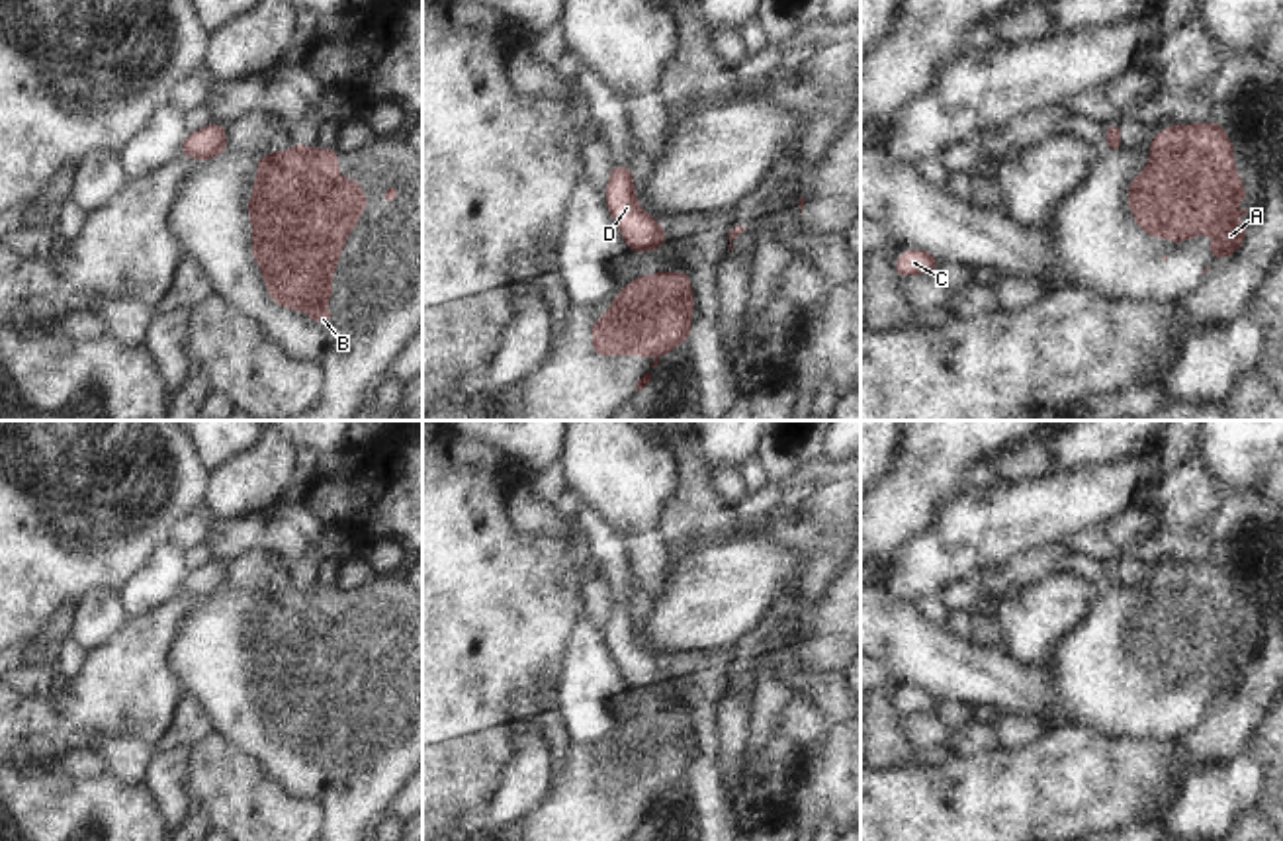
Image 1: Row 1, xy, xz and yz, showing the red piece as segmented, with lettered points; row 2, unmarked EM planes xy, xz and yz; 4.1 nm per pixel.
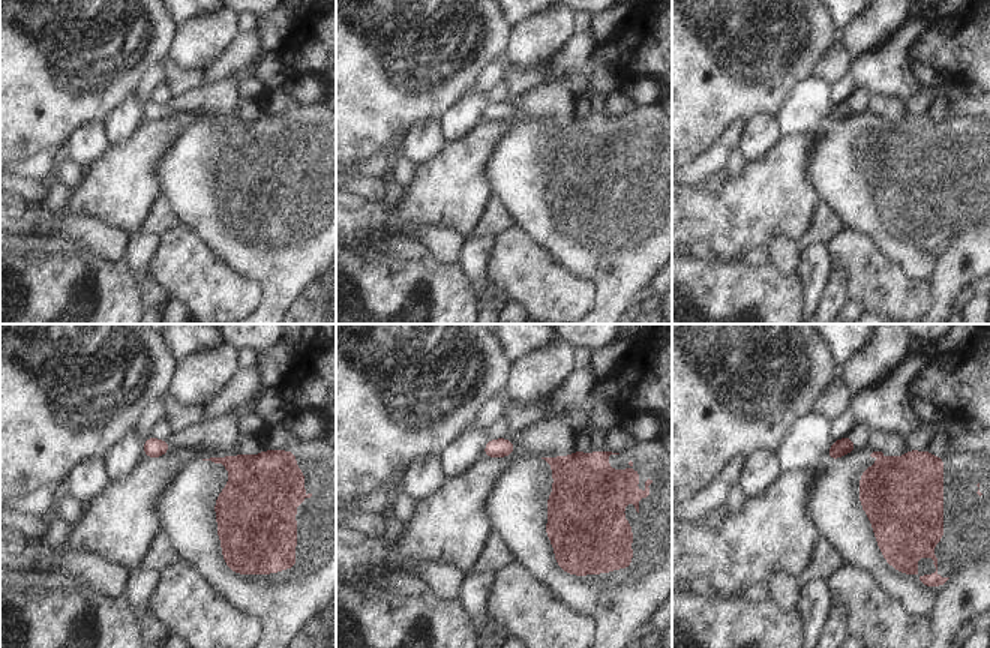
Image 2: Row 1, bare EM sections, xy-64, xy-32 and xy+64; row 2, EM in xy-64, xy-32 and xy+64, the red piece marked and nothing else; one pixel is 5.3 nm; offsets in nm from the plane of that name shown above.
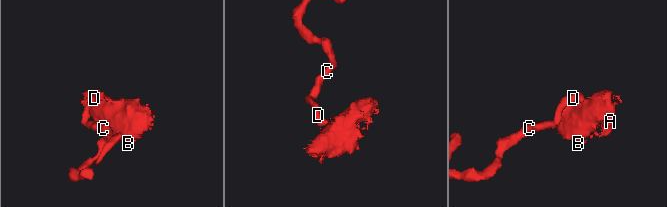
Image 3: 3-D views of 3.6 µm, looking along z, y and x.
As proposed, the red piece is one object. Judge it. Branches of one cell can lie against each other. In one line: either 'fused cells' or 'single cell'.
fused cells

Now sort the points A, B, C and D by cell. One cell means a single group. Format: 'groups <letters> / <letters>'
groups A B / C D

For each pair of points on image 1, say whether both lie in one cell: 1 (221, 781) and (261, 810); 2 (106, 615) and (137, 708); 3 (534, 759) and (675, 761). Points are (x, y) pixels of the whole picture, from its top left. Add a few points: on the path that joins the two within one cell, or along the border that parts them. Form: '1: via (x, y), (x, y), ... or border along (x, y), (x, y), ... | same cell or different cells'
1: via (231, 787), (251, 806) | same cell
2: border along (132, 619), (118, 634), (90, 654) | different cells
3: border along (558, 777), (554, 793), (529, 814) | different cells

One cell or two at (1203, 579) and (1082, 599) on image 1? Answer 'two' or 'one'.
two

